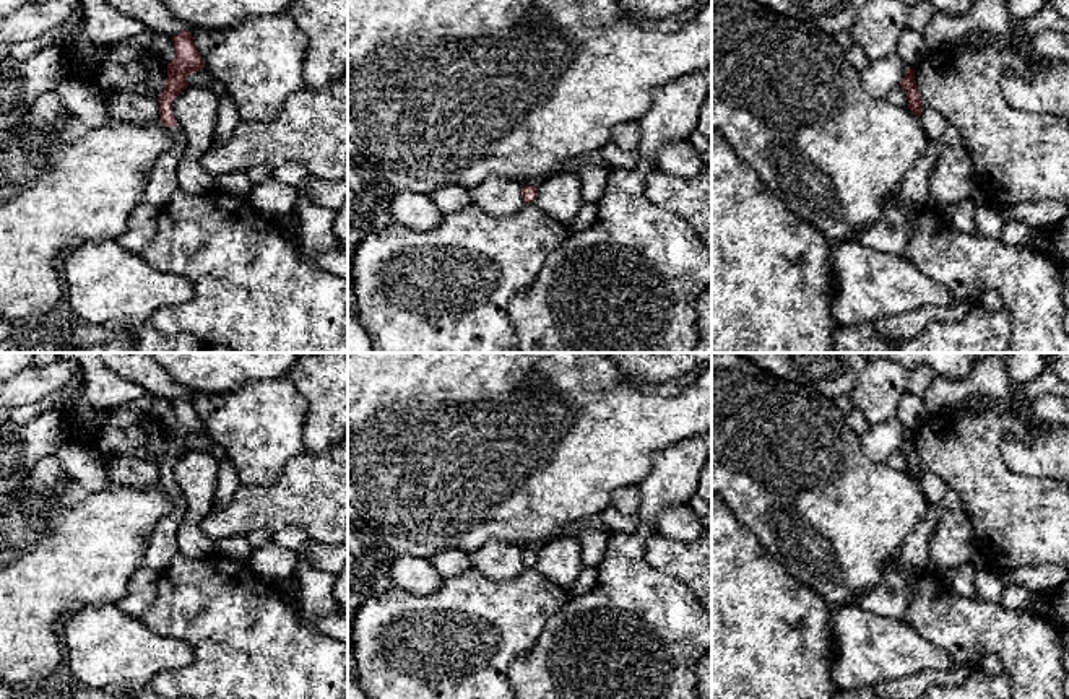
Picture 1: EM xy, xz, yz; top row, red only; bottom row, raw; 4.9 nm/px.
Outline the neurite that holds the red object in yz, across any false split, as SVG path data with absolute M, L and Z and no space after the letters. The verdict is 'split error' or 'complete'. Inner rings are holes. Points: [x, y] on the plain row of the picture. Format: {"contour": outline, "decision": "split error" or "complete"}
{"contour": "M910 432L907 436L900 450L905 454L905 458L908 463L908 473L920 483L923 467L921 467L920 455L918 455L916 445L915 445L913 432Z", "decision": "complete"}

